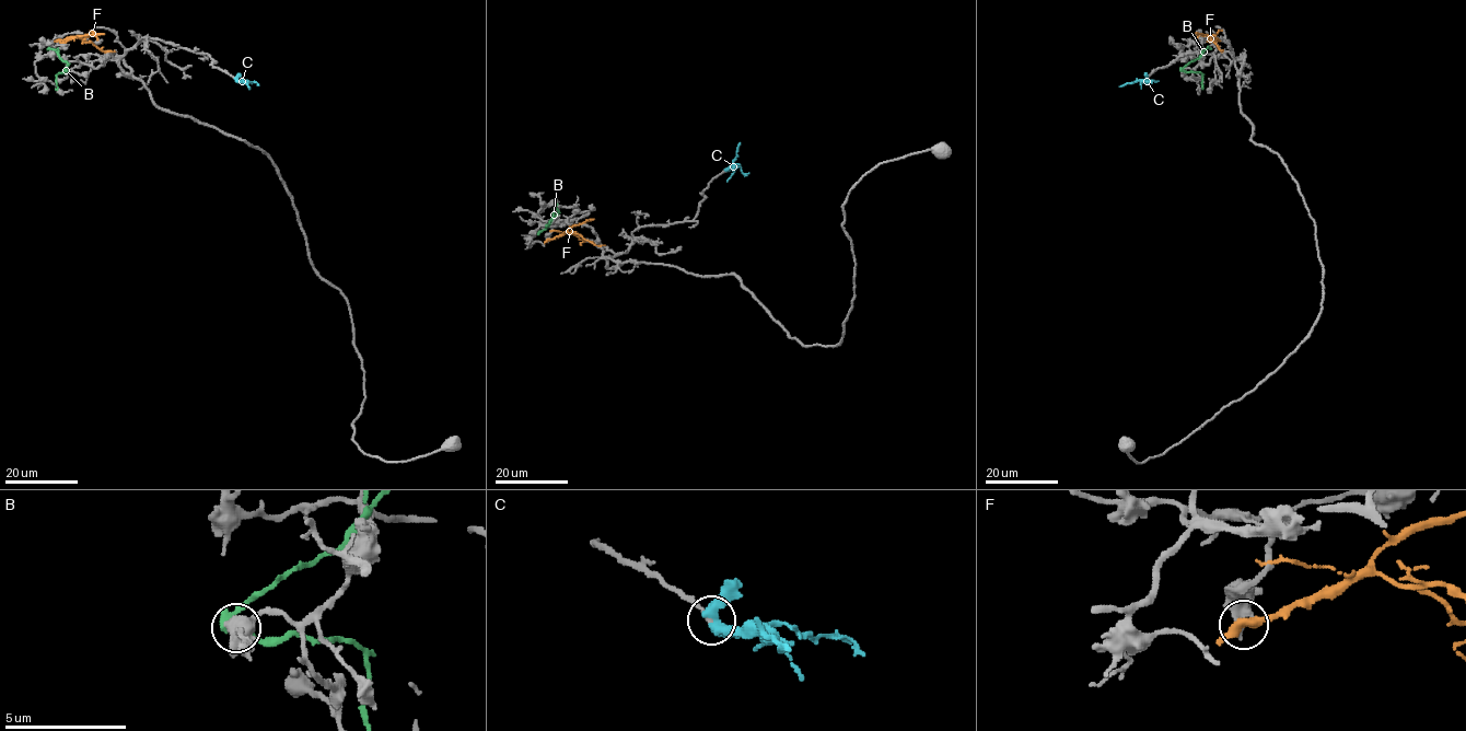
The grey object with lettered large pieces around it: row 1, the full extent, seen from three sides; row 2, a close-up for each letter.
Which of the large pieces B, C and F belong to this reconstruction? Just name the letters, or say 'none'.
C

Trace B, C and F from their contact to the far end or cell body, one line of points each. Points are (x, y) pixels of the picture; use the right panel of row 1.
B: (1183, 70), (1206, 49), (1211, 49)
C: (1147, 79), (1119, 86)
F: (1217, 38), (1209, 37), (1222, 50)

